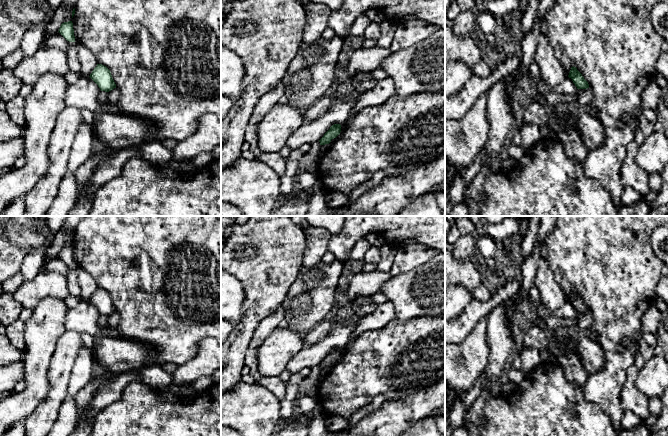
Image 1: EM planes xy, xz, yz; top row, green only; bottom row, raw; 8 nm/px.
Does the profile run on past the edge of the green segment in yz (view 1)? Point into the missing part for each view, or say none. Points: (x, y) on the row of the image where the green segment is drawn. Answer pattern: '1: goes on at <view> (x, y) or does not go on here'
1: does not go on here

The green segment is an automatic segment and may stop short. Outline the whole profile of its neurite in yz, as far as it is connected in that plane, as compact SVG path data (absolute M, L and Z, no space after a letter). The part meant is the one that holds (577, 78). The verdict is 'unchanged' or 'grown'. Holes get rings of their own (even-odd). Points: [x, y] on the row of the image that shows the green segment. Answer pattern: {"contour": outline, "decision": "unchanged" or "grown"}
{"contour": "M571 67L571 70L568 75L569 78L572 79L573 83L577 87L577 89L587 89L589 88L588 82L584 79L582 74L577 70L576 67Z", "decision": "unchanged"}

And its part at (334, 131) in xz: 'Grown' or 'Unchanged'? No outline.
Unchanged

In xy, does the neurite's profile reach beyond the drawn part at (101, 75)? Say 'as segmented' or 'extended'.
as segmented

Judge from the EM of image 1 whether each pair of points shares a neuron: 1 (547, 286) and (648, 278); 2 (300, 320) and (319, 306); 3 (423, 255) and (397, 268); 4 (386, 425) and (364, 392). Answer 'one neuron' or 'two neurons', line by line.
1: two neurons
2: one neuron
3: one neuron
4: two neurons

